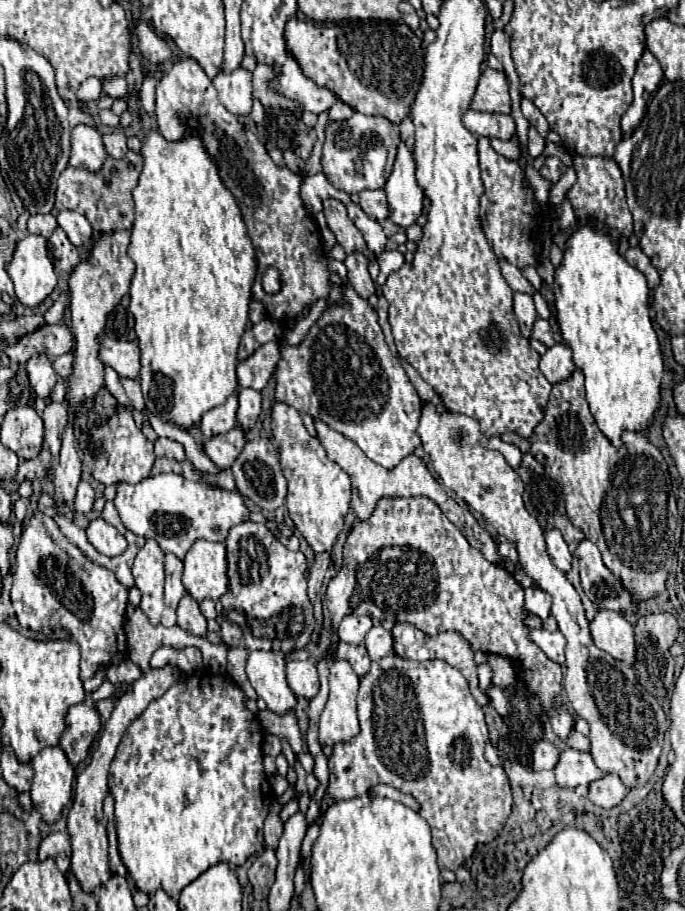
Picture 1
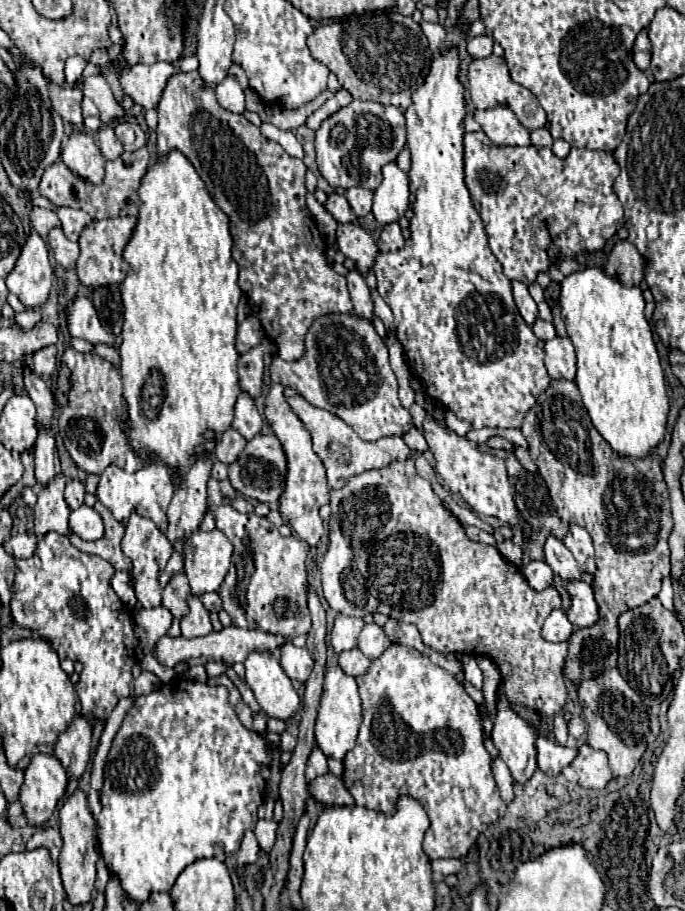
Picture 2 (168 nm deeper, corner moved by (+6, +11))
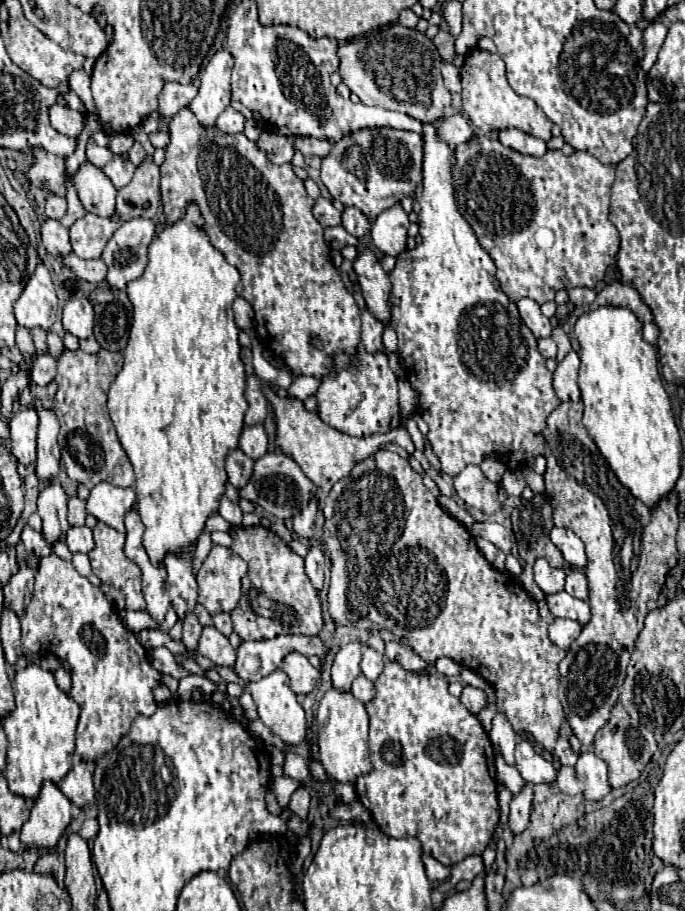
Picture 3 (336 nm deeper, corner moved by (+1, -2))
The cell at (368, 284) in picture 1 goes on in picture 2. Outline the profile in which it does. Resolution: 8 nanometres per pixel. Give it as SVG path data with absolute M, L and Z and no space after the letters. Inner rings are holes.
M353 268L347 276L347 286L349 286L349 294L351 294L351 302L353 302L353 310L359 318L365 320L373 320L373 300L371 300L371 290L365 284L363 276Z

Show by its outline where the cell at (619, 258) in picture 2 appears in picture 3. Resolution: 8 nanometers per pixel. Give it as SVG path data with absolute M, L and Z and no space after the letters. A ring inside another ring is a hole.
M614 281L608 287L604 287L594 305L592 307L600 307L600 305L622 305L622 307L630 307L642 321L650 323L652 321L652 311L648 309L648 305L644 303L644 299L638 295L638 291L622 281Z

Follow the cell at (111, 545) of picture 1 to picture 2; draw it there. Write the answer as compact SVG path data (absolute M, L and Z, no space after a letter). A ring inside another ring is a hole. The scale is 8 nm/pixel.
M81 506L77 510L71 512L69 516L69 528L81 538L81 540L97 540L103 534L103 522L101 516L89 508L89 506Z

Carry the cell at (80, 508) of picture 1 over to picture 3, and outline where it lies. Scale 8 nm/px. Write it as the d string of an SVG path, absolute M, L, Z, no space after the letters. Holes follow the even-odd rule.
M80 497L68 499L68 523L70 525L84 525L86 519L86 503Z

